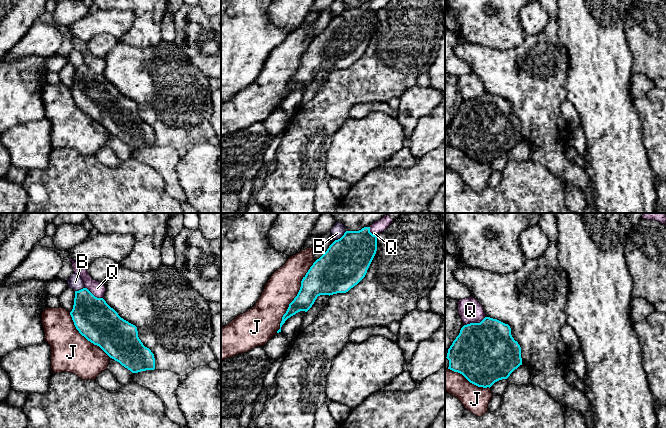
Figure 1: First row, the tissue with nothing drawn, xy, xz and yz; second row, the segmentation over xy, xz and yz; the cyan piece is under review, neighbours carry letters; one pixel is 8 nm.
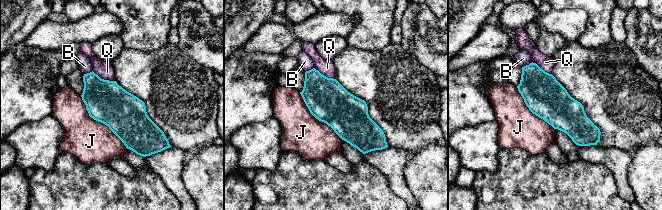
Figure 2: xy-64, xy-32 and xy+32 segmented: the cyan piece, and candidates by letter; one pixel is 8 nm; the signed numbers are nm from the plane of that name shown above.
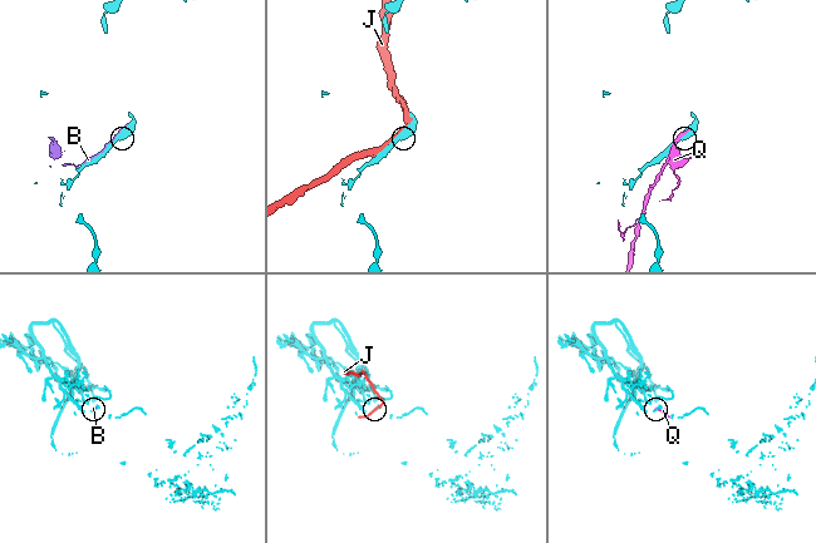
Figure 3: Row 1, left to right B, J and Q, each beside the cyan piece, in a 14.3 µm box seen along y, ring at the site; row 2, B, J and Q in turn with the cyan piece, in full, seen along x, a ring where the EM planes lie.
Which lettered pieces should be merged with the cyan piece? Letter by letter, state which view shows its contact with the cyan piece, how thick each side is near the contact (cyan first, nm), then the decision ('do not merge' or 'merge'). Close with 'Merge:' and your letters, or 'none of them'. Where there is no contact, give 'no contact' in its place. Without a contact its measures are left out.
B: meets cyan in xz; 360 nm thick on the cyan side, 110 nm on the other; do not merge
J: meets cyan in xz; 240 nm thick on the cyan side, 260 nm on the other; do not merge
Q: meets cyan in yz; 480 nm thick on the cyan side, 190 nm on the other; do not merge
Merge: none of them

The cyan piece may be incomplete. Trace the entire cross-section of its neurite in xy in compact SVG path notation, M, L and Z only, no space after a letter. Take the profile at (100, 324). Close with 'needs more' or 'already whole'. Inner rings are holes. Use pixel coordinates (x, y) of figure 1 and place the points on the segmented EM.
M87 288L75 291L74 305L70 315L82 336L99 346L110 358L132 373L155 369L154 354L139 339L137 327L121 318L103 298L95 297Z; already whole

